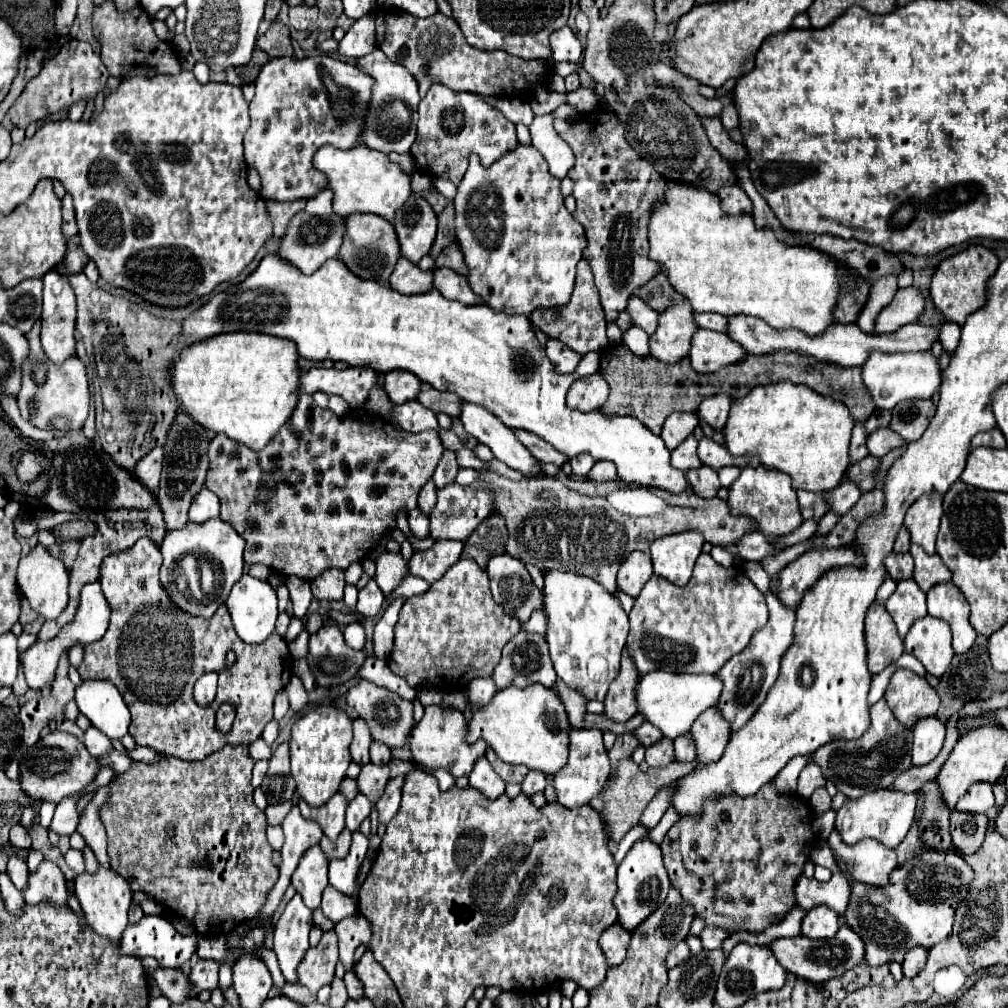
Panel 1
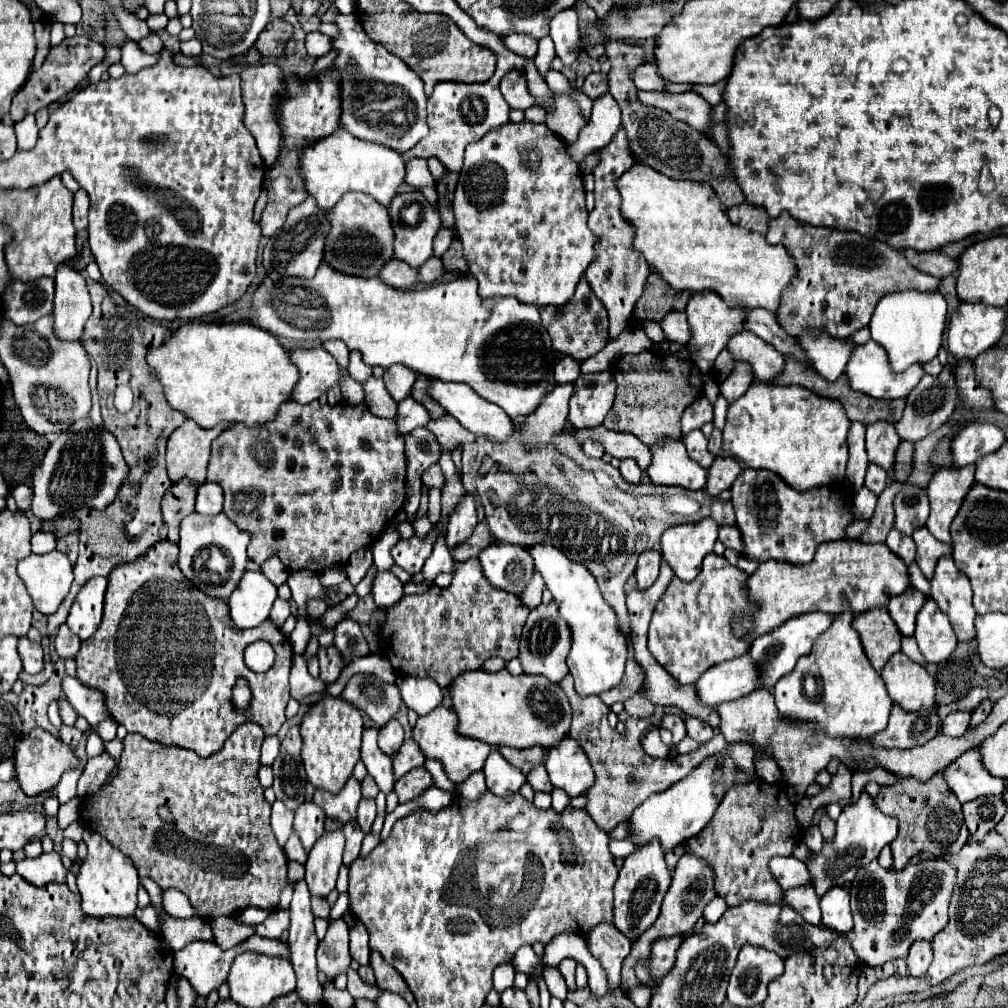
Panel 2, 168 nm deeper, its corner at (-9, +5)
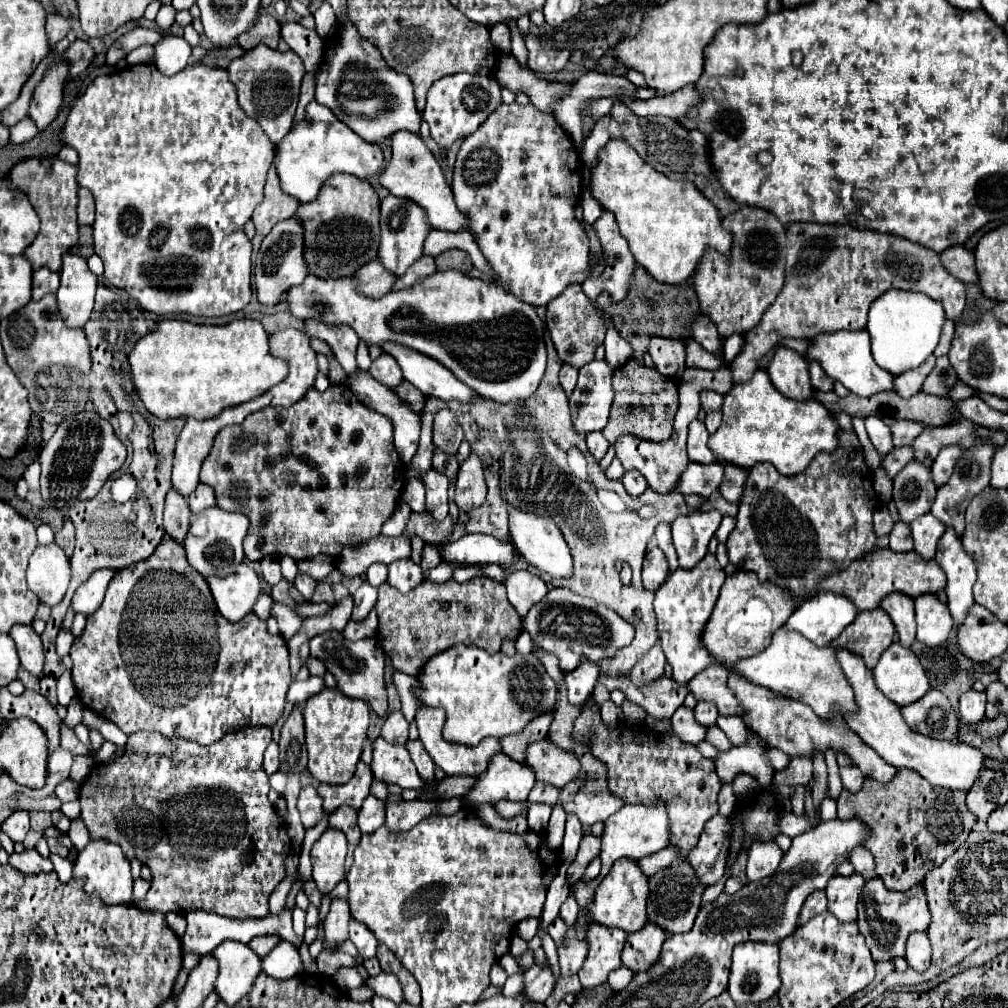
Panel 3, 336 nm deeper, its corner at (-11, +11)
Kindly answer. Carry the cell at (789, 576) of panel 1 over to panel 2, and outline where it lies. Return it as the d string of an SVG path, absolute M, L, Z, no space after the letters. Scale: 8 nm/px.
M859 540L827 542L819 546L815 560L807 566L785 566L785 562L771 560L761 562L747 578L745 586L749 598L755 600L757 612L737 618L737 622L733 622L733 634L753 642L799 614L839 614L843 610L843 598L849 600L853 614L861 614L871 608L885 608L895 594L901 594L909 586L907 564L885 544L865 544Z

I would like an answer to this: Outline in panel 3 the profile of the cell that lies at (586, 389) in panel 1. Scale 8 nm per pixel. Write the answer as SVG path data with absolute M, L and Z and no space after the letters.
M593 360L579 370L579 382L569 396L573 426L579 434L603 430L613 402L613 370L605 360Z

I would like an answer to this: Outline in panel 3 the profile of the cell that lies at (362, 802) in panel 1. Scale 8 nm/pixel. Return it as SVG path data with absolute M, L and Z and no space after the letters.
M367 796L361 810L359 810L359 828L361 828L361 832L371 834L379 826L383 826L383 822L385 822L385 802L375 798L375 796Z

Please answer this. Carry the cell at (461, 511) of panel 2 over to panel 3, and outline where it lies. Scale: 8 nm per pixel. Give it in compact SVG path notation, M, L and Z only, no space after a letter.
M471 452L469 458L459 466L455 504L459 510L469 512L473 508L479 508L485 496L487 496L487 486L483 478L483 468L479 458Z

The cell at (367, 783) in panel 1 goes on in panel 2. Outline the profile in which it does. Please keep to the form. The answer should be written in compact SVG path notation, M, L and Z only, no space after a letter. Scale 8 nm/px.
M409 738L403 742L401 750L393 756L393 770L395 770L395 778L401 778L403 774L407 774L413 768L421 768L425 764L425 754L419 748L419 744Z

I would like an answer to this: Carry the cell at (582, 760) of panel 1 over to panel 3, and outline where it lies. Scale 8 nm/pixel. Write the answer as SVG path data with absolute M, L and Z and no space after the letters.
M549 738L527 748L525 764L535 770L537 780L553 784L555 788L569 784L581 770L577 756L573 756L573 752L563 752L563 748L557 748Z

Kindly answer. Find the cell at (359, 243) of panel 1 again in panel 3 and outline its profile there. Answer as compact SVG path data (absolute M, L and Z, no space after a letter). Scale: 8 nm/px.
M335 174L325 182L317 200L313 200L309 204L301 204L295 216L301 218L303 226L305 226L305 262L307 262L309 274L315 274L319 278L353 276L357 272L357 268L361 268L365 262L369 262L371 258L377 256L379 198L367 180L359 180L349 174Z

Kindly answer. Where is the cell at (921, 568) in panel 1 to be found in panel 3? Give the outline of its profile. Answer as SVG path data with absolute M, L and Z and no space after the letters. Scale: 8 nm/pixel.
M929 512L919 516L917 520L913 520L911 522L911 536L915 542L915 552L923 560L933 560L935 550L937 550L937 542L943 536L943 532L945 532L945 526Z

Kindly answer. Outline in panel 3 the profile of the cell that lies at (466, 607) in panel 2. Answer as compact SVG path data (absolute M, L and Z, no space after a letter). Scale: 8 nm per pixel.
M487 576L463 584L455 580L443 584L423 580L409 594L399 594L389 584L381 584L375 610L379 616L377 634L381 648L399 672L411 676L419 676L429 658L451 646L473 644L491 654L501 650L505 640L515 642L523 632L523 618L517 616L517 610L509 604L505 584Z

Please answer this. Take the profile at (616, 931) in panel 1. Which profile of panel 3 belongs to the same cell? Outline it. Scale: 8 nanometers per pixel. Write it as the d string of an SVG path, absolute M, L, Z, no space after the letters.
M589 924L587 928L587 958L579 970L583 988L595 988L607 982L609 972L621 968L621 948L627 940L627 932L617 928L605 928L603 924Z

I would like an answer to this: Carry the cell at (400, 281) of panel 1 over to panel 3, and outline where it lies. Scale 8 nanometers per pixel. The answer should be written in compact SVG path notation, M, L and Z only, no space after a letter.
M379 260L365 264L365 268L359 268L355 276L359 278L361 292L371 298L381 298L383 294L393 290L393 284L397 280L397 276L393 276L393 272L389 272Z

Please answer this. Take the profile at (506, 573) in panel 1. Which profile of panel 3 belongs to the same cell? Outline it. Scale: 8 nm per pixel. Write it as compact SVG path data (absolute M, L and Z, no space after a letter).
M465 534L447 542L441 548L441 556L445 560L455 560L461 564L513 564L521 554L513 548L513 544L499 540L489 534Z

